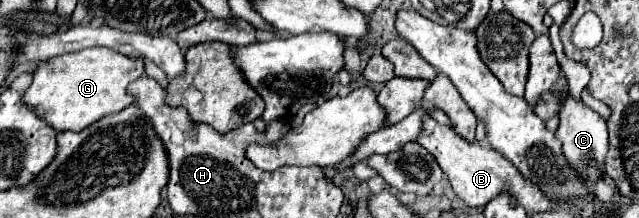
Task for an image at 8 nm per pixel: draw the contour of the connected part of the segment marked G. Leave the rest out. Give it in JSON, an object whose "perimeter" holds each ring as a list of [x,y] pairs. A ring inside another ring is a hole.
{"perimeter":[[[90,48],[82,52],[62,54],[38,64],[34,80],[24,94],[24,102],[38,108],[38,114],[58,132],[80,132],[96,120],[120,112],[134,100],[128,96],[128,84],[144,74],[144,60],[124,56],[112,48]]]}

